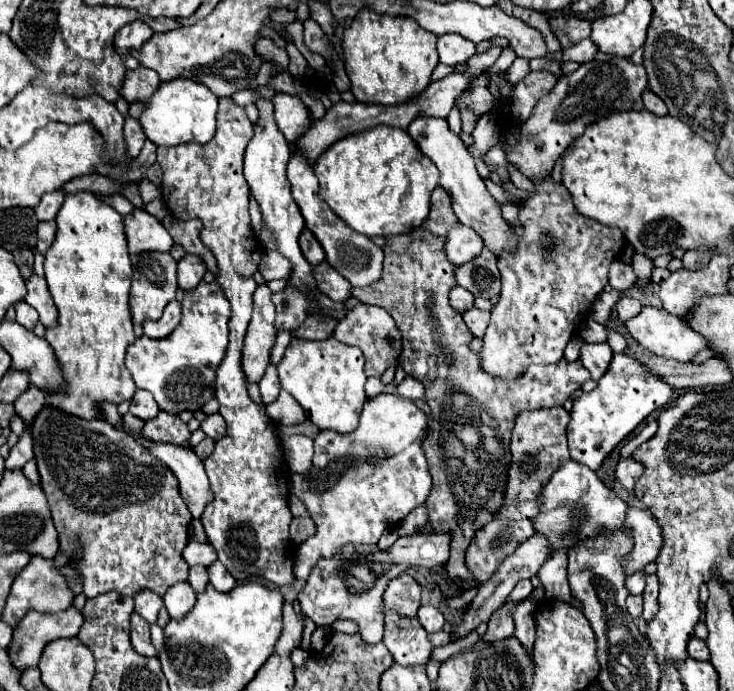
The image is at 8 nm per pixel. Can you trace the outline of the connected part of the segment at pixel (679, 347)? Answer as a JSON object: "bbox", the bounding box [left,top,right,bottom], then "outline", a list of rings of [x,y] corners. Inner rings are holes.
{"bbox":[625,307,711,363],"outline":[[[643,307],[637,317],[633,317],[631,321],[625,323],[625,327],[633,339],[637,339],[645,349],[649,349],[651,353],[655,353],[659,357],[687,363],[687,361],[693,361],[699,351],[711,349],[709,339],[705,339],[703,335],[693,331],[681,317],[675,317],[675,315],[671,315],[663,309],[657,309],[657,307]]]}

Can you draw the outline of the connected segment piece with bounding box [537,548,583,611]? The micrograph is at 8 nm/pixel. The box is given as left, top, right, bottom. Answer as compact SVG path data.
M566 548L561 551L555 551L549 561L539 569L539 579L545 587L545 597L549 599L557 599L557 601L565 601L577 609L583 611L581 603L577 599L573 599L571 589L567 585L567 552Z

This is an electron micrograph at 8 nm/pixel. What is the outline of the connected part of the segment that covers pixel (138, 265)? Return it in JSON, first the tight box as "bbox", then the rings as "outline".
{"bbox":[129,253,177,325],"outline":[[[139,253],[131,255],[133,261],[133,285],[129,295],[129,307],[135,325],[143,325],[147,319],[157,321],[163,315],[163,309],[177,295],[177,261],[169,253]]]}

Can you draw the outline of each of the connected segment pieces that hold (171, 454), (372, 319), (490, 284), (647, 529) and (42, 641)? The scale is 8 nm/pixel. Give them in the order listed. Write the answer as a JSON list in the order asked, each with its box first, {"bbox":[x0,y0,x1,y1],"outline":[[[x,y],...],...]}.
[{"bbox":[133,433,211,519],"outline":[[[133,433],[149,455],[157,457],[161,463],[165,463],[173,475],[179,481],[179,493],[183,501],[187,503],[191,515],[195,519],[201,517],[205,505],[211,501],[211,489],[209,479],[205,475],[201,459],[193,453],[191,447],[173,447],[173,443],[149,443],[141,433]]]},{"bbox":[333,305,401,377],"outline":[[[357,305],[355,309],[351,309],[335,327],[333,337],[339,339],[345,345],[355,345],[363,351],[365,355],[365,373],[367,377],[381,377],[383,371],[391,365],[397,363],[399,353],[401,353],[401,333],[393,321],[393,317],[383,311],[381,307],[375,305]]]},{"bbox":[455,249,501,299],"outline":[[[483,249],[479,257],[475,257],[471,263],[459,265],[455,269],[455,281],[457,285],[469,289],[475,297],[491,299],[499,295],[501,281],[499,281],[499,269],[497,269],[497,257],[491,249]]]},{"bbox":[605,505,663,575],"outline":[[[627,505],[623,527],[615,531],[605,531],[605,535],[617,535],[621,531],[629,531],[629,537],[633,541],[633,549],[627,555],[623,555],[621,567],[625,569],[625,575],[633,575],[635,571],[641,571],[647,563],[657,559],[659,547],[663,545],[661,527],[647,509]]]},{"bbox":[9,607,83,669],"outline":[[[69,607],[57,613],[39,613],[29,611],[13,633],[9,645],[11,661],[17,669],[35,667],[39,663],[43,647],[59,637],[75,637],[83,625],[83,615],[77,607]]]}]

